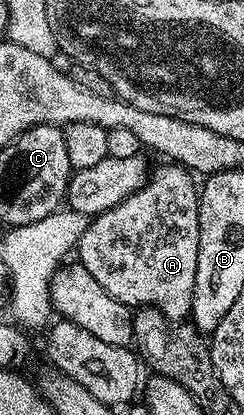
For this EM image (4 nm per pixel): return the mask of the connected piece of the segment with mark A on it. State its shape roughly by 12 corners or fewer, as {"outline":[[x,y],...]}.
{"outline":[[161,162],[76,259],[129,309],[190,319],[199,188]]}

